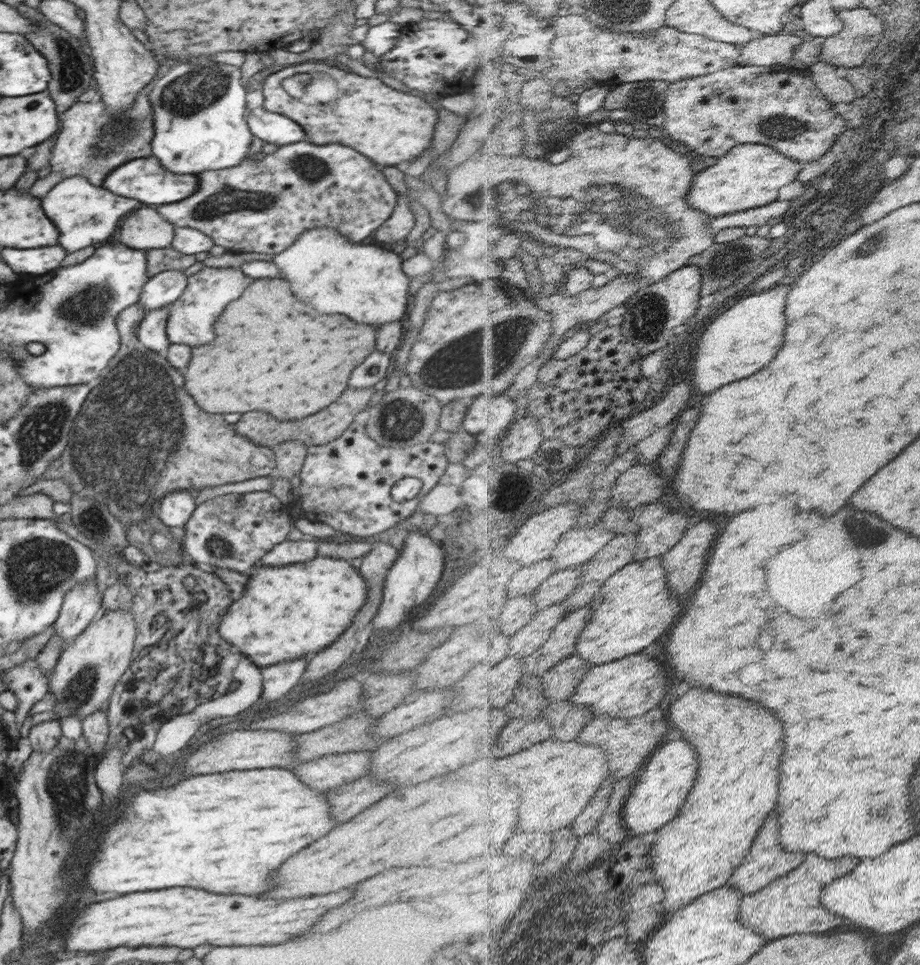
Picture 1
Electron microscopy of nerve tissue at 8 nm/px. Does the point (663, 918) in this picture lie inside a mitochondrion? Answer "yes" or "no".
no

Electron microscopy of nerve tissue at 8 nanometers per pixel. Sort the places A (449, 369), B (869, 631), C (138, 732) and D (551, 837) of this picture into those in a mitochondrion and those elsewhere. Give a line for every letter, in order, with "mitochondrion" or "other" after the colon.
A: mitochondrion
B: other
C: other
D: other

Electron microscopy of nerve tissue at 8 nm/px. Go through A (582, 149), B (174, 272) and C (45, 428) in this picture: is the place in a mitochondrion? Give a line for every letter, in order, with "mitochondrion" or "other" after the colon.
A: other
B: other
C: mitochondrion

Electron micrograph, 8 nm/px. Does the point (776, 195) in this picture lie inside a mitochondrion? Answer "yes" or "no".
no

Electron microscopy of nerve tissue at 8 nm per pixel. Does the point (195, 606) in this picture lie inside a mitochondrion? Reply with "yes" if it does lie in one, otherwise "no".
no

